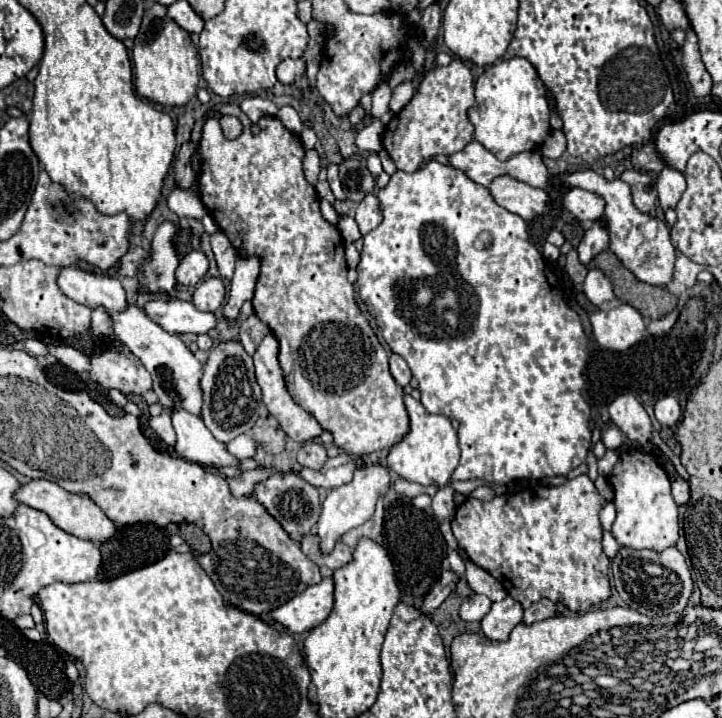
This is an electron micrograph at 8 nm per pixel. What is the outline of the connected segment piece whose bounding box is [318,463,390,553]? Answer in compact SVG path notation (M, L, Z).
M370 463L370 465L356 469L354 479L350 483L332 489L322 503L322 515L318 519L318 535L322 541L320 543L322 551L328 553L336 545L336 541L340 541L342 533L362 525L364 521L368 521L374 513L374 505L376 505L378 497L386 495L388 489L390 489L390 475L382 463Z

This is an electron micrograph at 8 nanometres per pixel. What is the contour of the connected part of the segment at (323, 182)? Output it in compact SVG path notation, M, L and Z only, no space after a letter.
M326 159L321 160L321 171L318 177L318 181L315 185L316 192L319 198L324 198L334 205L336 199L330 189L329 183L327 181L327 165Z

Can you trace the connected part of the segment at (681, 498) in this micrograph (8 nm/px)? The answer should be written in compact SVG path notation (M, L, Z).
M672 473L672 475L670 475L670 481L672 481L672 495L674 495L674 501L676 501L678 505L688 503L688 499L690 499L688 483L686 483L678 473Z

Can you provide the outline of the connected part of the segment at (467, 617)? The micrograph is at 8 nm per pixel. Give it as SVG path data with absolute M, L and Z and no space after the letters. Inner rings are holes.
M472 595L460 607L460 617L464 621L480 621L490 611L492 601L486 595Z

